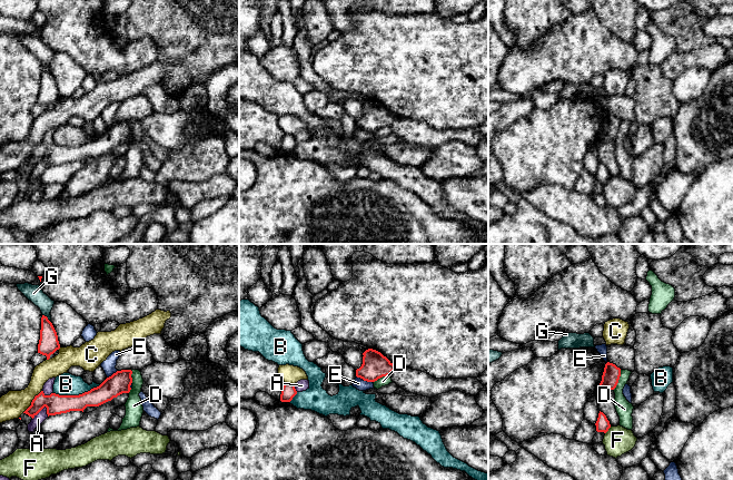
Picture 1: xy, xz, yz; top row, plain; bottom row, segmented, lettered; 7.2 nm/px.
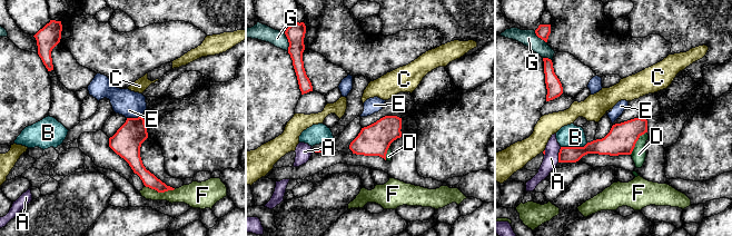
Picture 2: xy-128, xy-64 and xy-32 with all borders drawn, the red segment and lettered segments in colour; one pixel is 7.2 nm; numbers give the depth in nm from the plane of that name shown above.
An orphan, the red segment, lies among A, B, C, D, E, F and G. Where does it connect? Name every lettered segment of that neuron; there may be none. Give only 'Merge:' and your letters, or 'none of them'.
Merge: none of them

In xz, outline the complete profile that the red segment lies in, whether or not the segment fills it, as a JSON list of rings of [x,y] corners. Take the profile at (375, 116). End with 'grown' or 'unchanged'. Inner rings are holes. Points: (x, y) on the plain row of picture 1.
[[[373,99],[366,100],[363,106],[363,115],[356,120],[357,128],[375,133],[389,126],[399,138],[416,146],[432,148],[449,141],[476,146],[484,138],[477,128],[436,129],[422,121],[395,117],[386,107]]] | grown

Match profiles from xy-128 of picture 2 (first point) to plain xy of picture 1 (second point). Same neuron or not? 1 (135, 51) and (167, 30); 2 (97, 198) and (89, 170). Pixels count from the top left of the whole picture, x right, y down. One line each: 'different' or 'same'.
1: different
2: same

